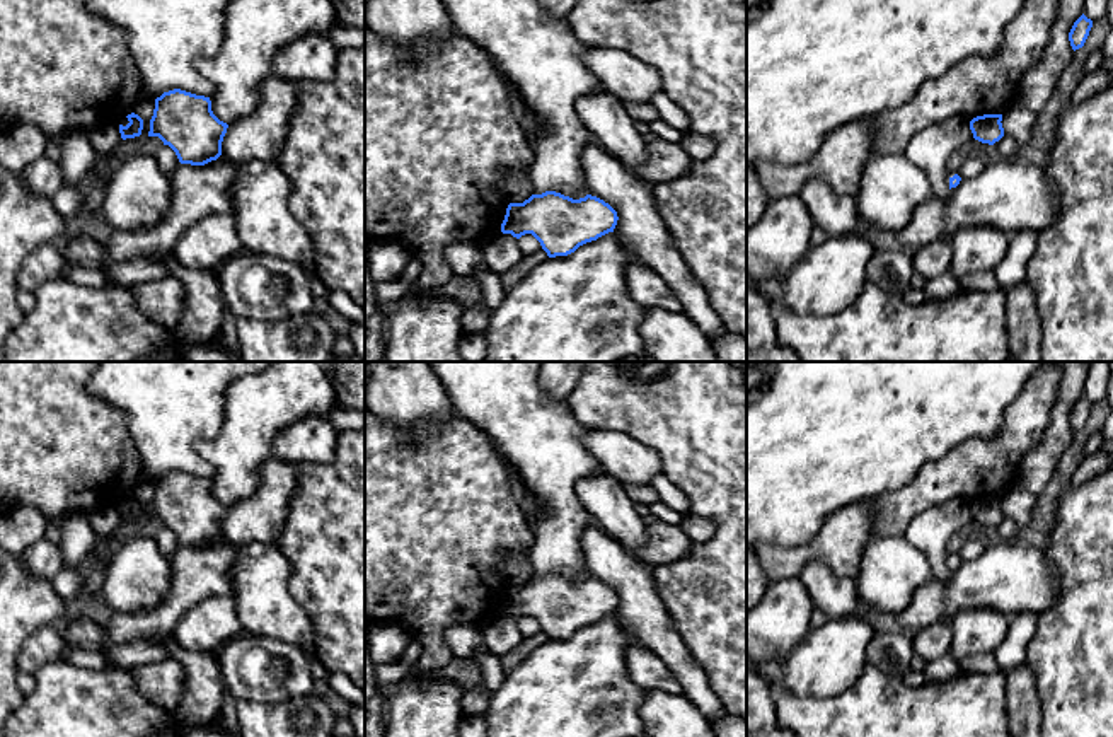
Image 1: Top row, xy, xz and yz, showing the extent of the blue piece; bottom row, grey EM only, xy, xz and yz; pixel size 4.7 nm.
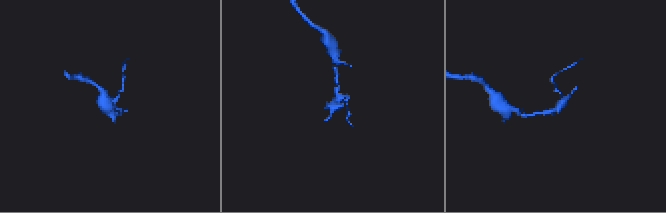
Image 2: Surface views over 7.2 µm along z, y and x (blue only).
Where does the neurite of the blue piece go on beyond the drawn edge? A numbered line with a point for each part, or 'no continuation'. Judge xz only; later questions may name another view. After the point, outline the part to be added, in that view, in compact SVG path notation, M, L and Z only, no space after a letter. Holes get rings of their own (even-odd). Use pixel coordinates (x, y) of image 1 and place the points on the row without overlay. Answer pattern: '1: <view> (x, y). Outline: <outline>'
no continuation

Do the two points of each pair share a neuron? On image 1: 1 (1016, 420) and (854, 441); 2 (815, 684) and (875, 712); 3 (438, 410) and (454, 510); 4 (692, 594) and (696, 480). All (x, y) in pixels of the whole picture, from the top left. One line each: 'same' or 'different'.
1: different
2: different
3: different
4: same

